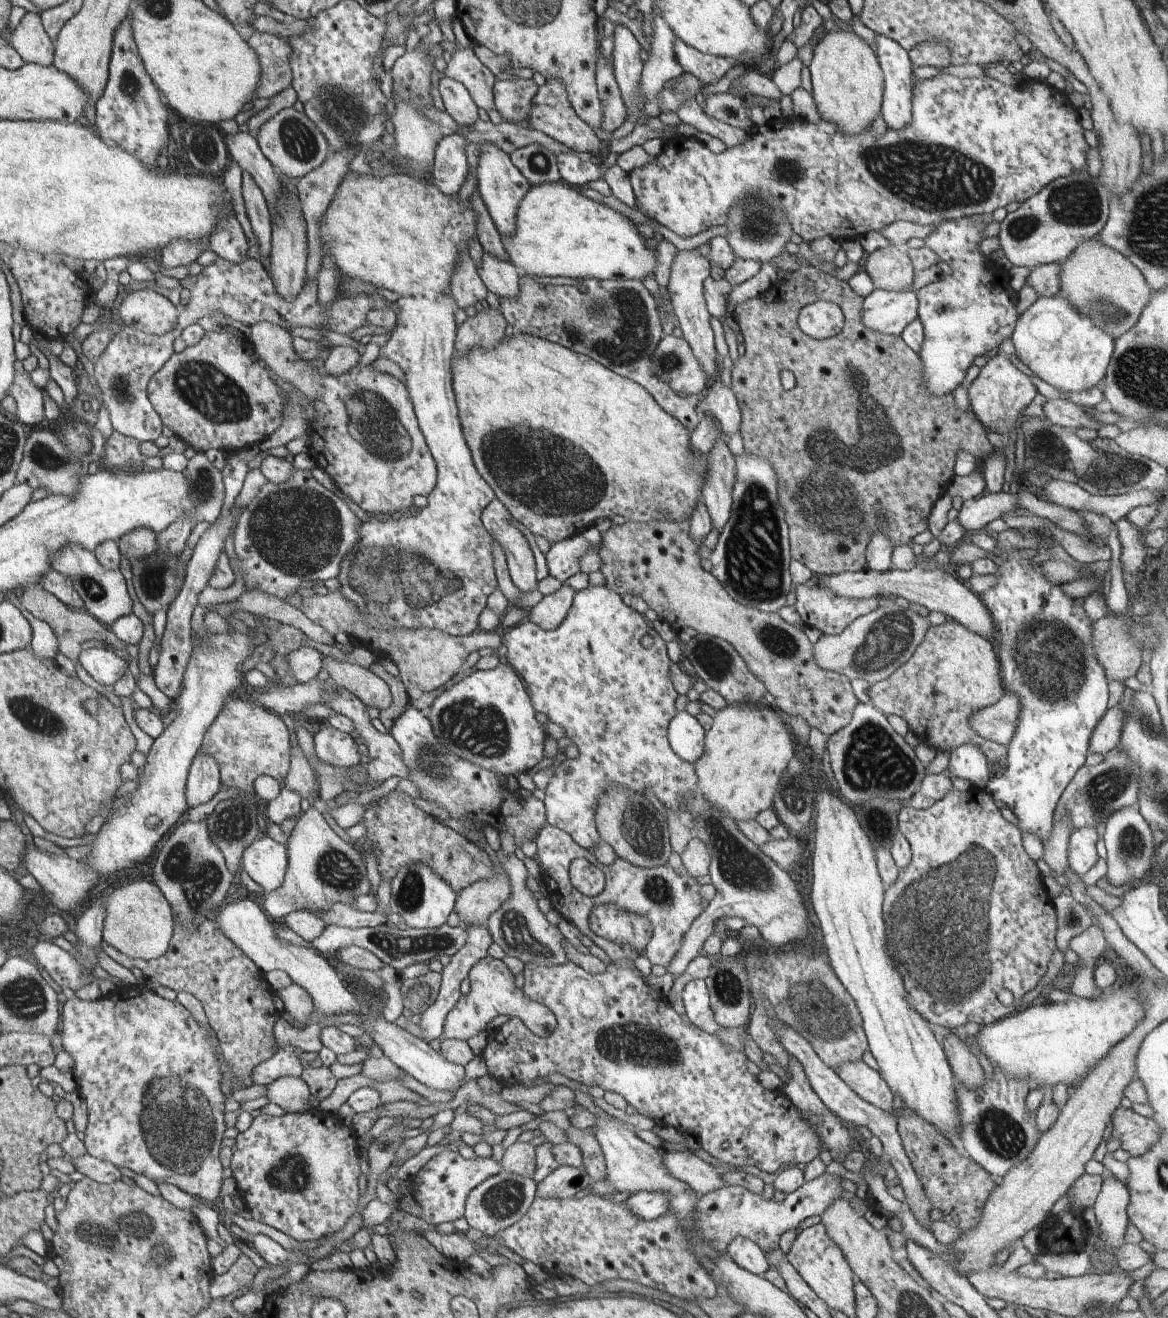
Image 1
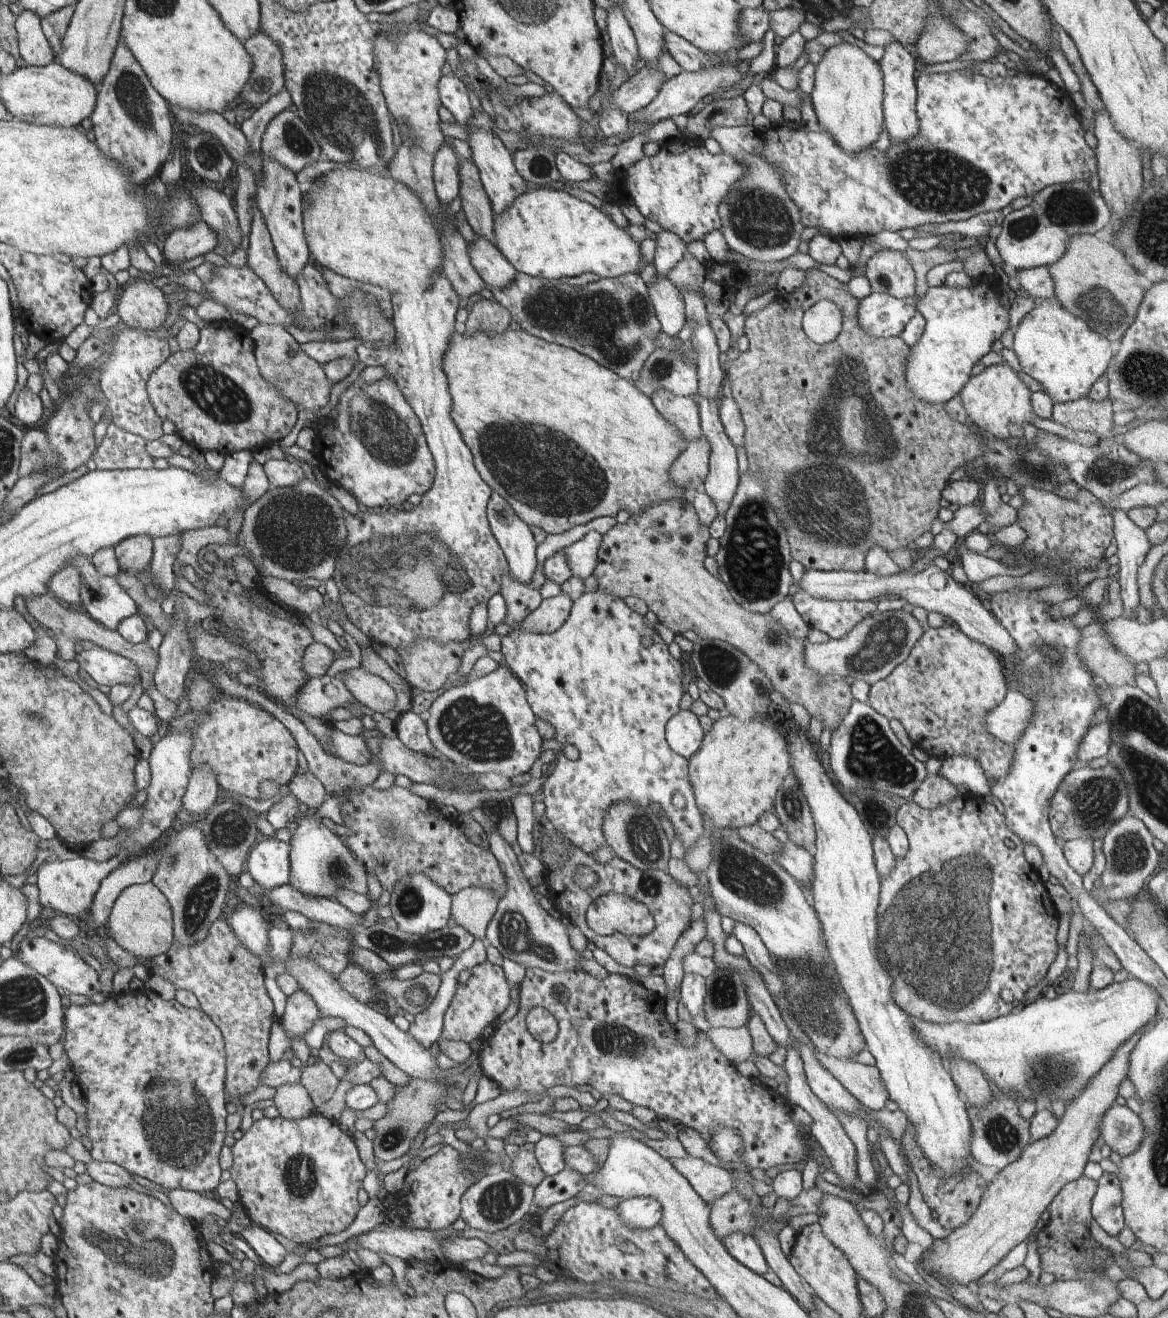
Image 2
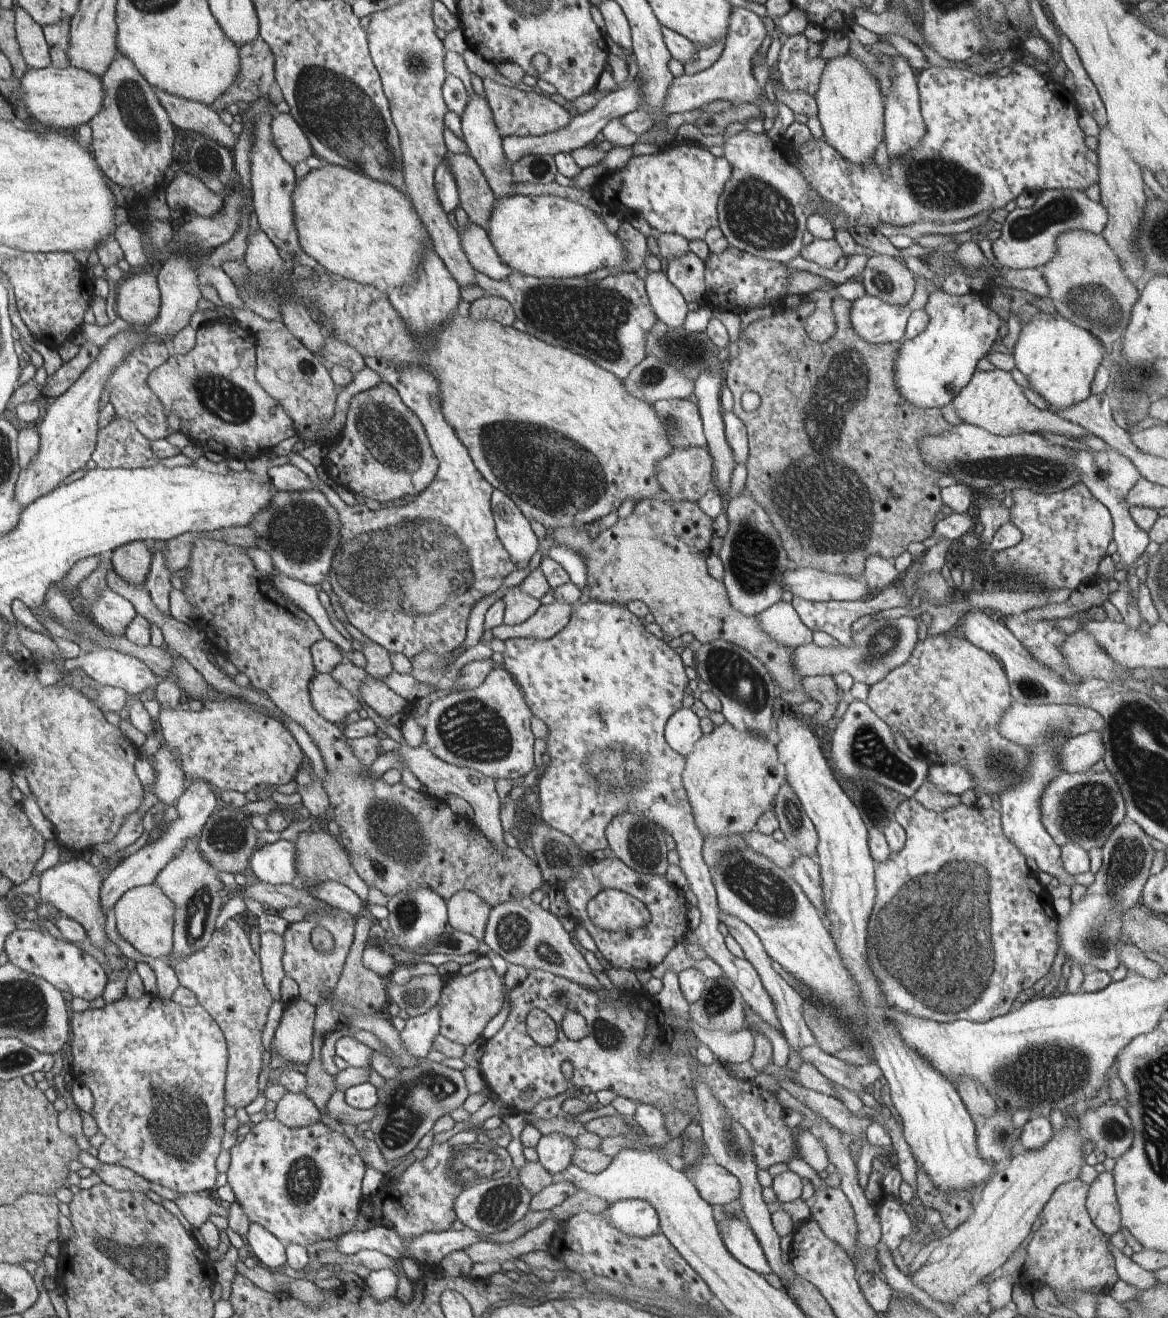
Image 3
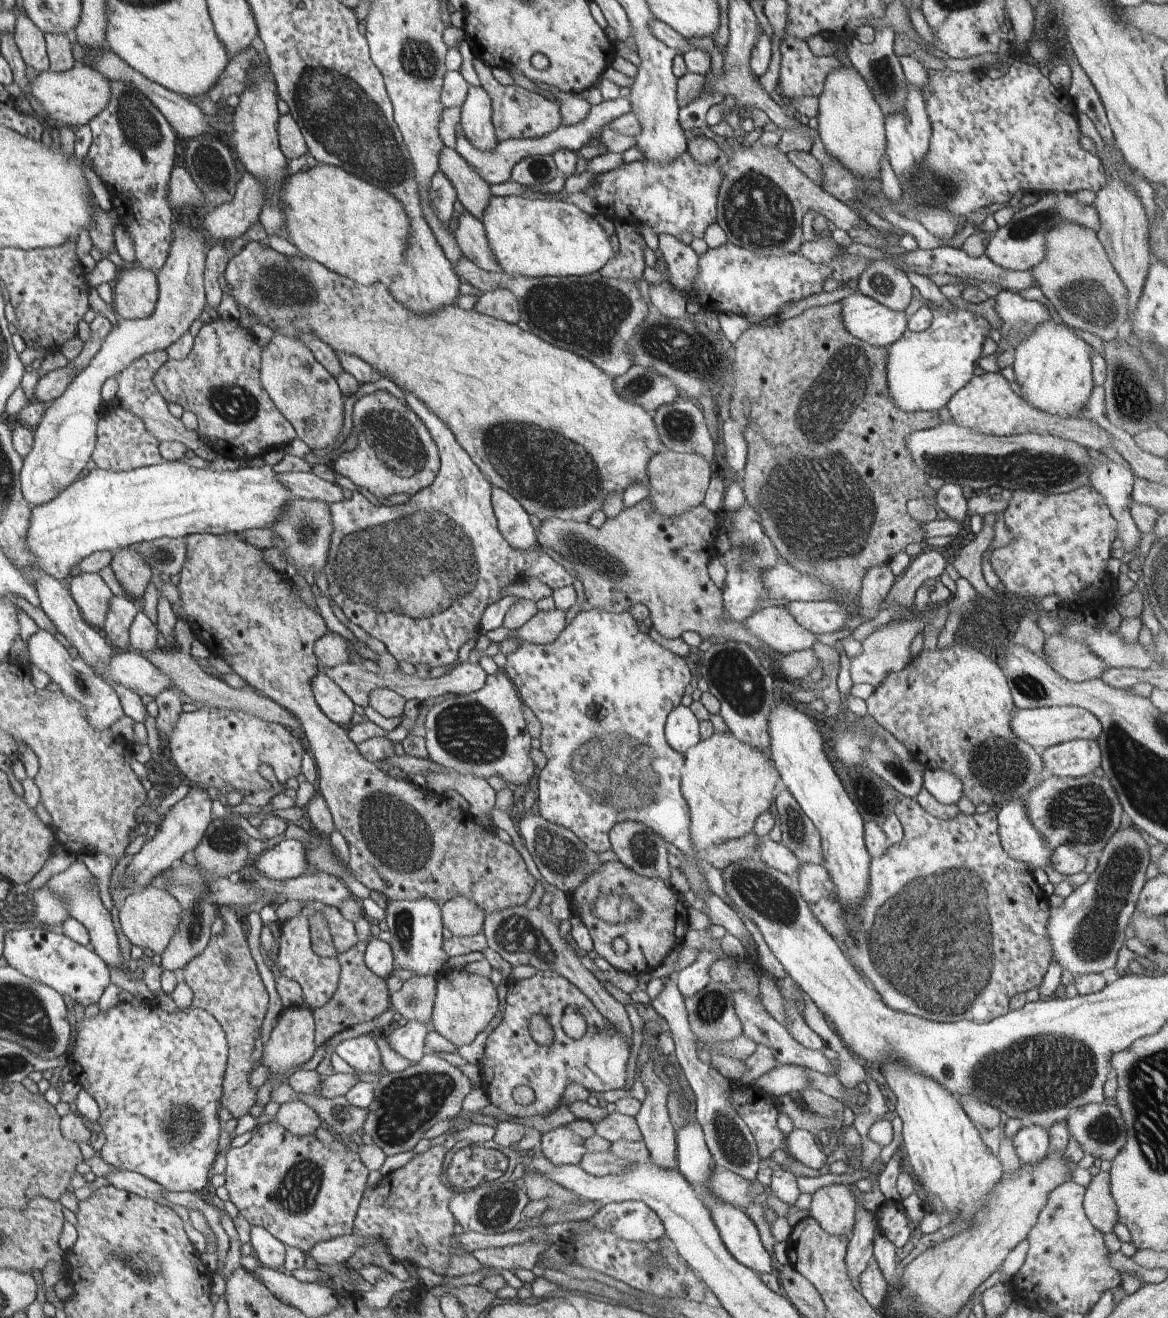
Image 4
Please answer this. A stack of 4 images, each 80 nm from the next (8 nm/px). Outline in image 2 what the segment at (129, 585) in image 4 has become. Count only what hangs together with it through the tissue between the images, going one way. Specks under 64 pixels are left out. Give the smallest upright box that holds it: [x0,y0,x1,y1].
[114,535,153,575]

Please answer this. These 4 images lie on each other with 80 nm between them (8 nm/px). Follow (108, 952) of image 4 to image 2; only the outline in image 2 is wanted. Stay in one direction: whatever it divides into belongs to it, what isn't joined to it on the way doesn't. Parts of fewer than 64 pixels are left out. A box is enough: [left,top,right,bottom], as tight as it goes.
[36,850,130,920]

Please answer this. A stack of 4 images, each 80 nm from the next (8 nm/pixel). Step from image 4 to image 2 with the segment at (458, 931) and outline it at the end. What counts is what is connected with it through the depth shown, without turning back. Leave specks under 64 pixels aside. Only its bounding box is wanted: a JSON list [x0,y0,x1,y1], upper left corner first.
[451,887,500,941]

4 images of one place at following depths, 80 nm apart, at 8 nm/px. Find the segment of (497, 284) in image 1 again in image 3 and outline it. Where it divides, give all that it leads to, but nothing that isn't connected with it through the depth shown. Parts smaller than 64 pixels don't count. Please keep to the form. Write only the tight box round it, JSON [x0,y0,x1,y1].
[459,221,512,279]

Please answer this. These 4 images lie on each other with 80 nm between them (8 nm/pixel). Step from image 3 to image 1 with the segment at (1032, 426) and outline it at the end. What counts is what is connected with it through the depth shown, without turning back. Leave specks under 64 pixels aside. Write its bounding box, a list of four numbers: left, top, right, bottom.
[967,353,1038,434]

